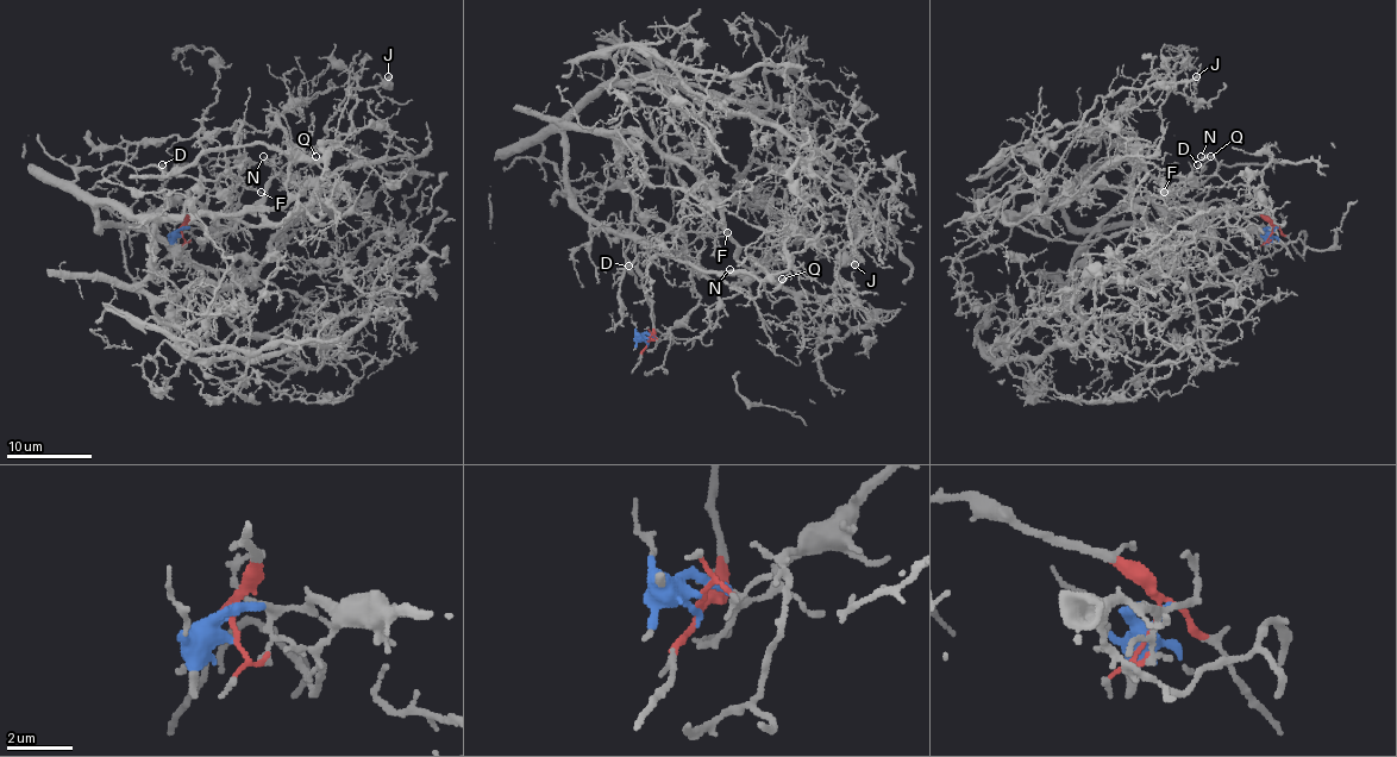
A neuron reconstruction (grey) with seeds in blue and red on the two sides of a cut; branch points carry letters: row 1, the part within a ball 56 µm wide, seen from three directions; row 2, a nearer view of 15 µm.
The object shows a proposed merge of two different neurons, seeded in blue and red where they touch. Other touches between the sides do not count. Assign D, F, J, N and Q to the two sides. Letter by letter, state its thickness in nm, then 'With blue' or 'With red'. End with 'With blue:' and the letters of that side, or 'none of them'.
D: Thickness 400 nm. With red
F: Thickness 220 nm. With red
J: Thickness 280 nm. With blue
N: Thickness 200 nm. With blue
Q: Thickness 100 nm. With blue
With blue: J, N, Q

